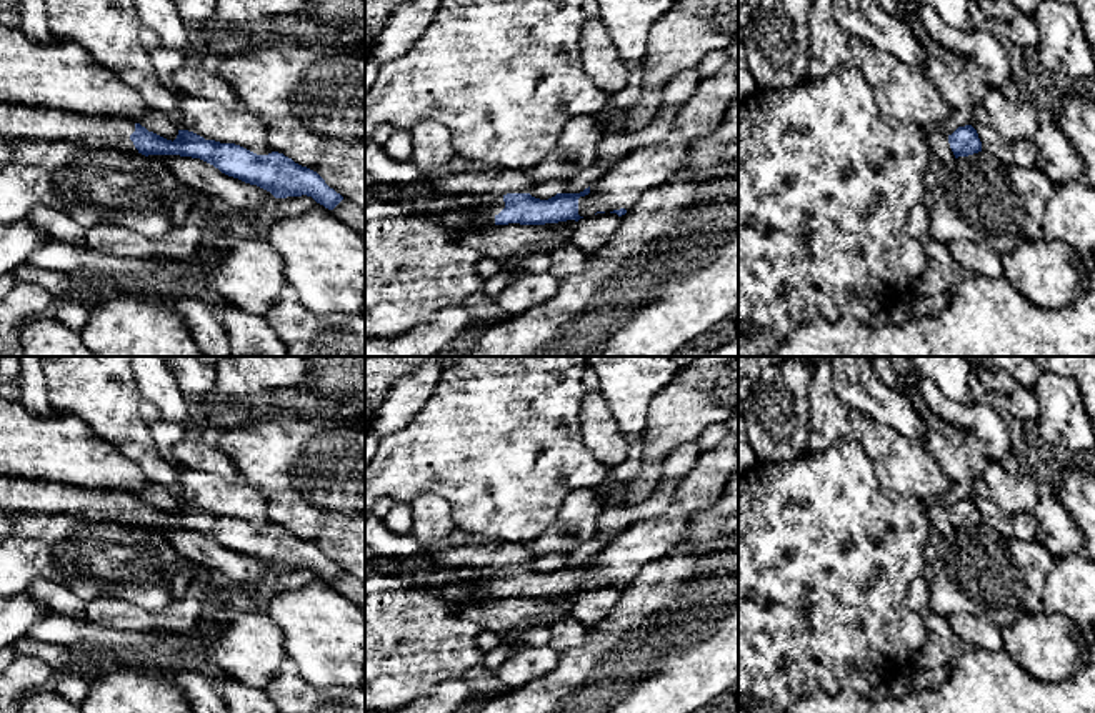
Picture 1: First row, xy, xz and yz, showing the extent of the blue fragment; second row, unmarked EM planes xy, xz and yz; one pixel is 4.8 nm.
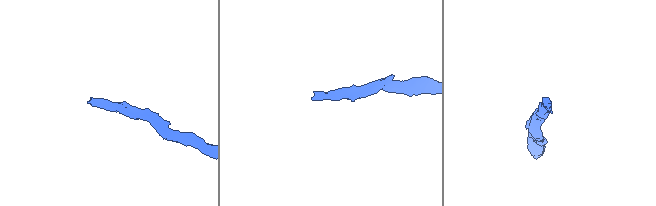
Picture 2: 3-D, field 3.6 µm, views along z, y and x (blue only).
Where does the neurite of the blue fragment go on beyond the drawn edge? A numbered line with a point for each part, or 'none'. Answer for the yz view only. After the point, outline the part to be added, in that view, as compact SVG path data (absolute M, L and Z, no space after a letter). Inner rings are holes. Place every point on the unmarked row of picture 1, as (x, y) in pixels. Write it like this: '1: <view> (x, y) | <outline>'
none

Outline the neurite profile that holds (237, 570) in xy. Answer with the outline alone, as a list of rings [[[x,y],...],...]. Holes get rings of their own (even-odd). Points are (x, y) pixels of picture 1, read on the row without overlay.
[[[148,528],[148,533],[170,540],[175,550],[195,566],[210,568],[218,580],[233,590],[252,590],[275,570],[238,551],[222,546],[213,538],[192,530],[180,528]]]

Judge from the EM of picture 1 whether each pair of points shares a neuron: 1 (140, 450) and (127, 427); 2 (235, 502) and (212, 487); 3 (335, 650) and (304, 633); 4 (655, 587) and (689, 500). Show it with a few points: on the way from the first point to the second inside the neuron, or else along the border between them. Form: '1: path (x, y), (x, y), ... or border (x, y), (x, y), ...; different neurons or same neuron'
1: path (137, 445), (129, 432); same neuron
2: path (230, 500), (217, 492); same neuron
3: path (327, 642), (319, 633), (312, 633); same neuron
4: border (689, 520), (684, 537), (635, 575); different neurons

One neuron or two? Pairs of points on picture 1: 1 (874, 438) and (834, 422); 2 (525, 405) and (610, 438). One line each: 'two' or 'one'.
1: one
2: two

